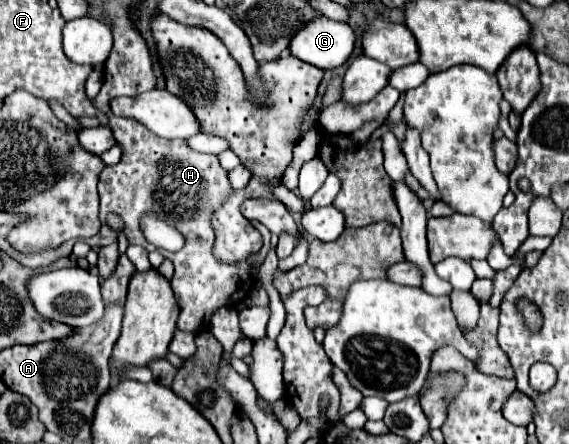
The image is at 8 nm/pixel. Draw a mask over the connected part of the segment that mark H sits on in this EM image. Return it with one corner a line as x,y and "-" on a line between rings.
108,115
108,117
110,117
110,127
114,129
114,137
116,137
118,145
122,147
122,159
116,165
108,165
100,173
98,193
100,193
102,229
100,229
98,235
88,239
88,245
102,247
102,245
110,245
118,239
118,233
106,223
106,217
110,213
116,213
122,221
126,221
128,241
132,245
142,245
146,251
154,251
156,247
148,245
148,241
144,239
144,235
140,231
140,215
144,211
152,211
160,219
174,225
180,233
184,233
186,245
178,253
168,253
168,251
162,251
162,253
164,253
164,257
168,257
174,263
174,277
172,277
170,283
172,283
174,295
176,295
176,299
182,307
180,317
178,317
178,329
188,331
188,333
200,333
208,327
208,323
210,323
210,319
212,319
212,315
218,307
242,301
246,297
246,293
250,291
250,285
252,285
248,259
242,259
236,265
236,263
224,263
218,257
214,257
214,231
210,227
210,213
212,213
214,207
220,205
222,197
232,191
228,177
226,177
226,169
220,167
216,155
196,153
196,151
188,149
188,145
182,139
162,139
162,137
154,135
150,129
142,127
140,123
134,123
134,119
114,119
114,115

